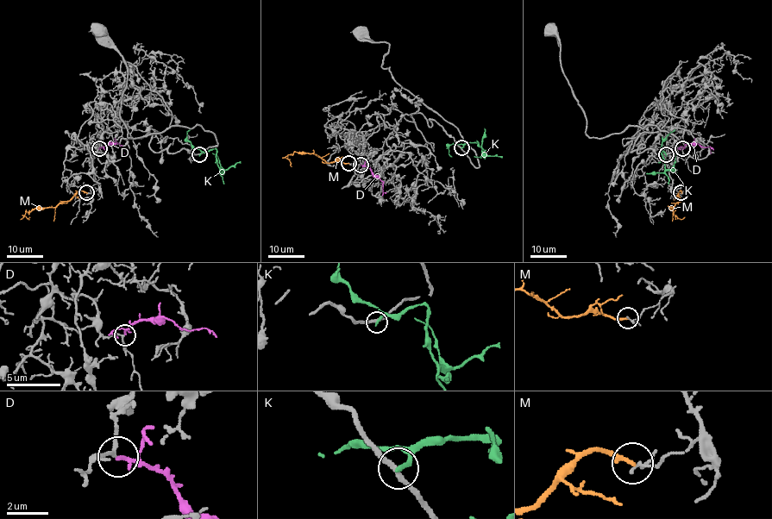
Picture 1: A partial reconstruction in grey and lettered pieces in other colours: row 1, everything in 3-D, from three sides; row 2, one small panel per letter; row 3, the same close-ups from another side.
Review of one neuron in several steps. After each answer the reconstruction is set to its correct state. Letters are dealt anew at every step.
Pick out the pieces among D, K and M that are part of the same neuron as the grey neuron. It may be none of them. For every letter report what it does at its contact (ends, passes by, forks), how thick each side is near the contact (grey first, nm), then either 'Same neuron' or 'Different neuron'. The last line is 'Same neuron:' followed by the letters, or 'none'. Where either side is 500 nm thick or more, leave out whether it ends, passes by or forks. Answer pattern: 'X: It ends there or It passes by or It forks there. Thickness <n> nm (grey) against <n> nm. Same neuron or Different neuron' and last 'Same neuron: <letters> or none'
D: It passes by. Thickness 160 nm (grey) against 140 nm. Same neuron
K: It ends there. Thickness 240 nm (grey) against 240 nm. Different neuron
M: It ends there. Thickness 120 nm (grey) against 200 nm. Different neuron
Same neuron: D

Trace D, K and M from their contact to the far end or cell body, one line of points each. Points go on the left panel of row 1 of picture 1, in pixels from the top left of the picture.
D: (99, 149), (119, 143), (124, 153)
K: (200, 154), (216, 149), (216, 163), (220, 170), (218, 159), (212, 153)
M: (86, 193), (78, 190), (69, 200), (54, 207), (36, 207), (23, 215), (28, 219), (30, 217)

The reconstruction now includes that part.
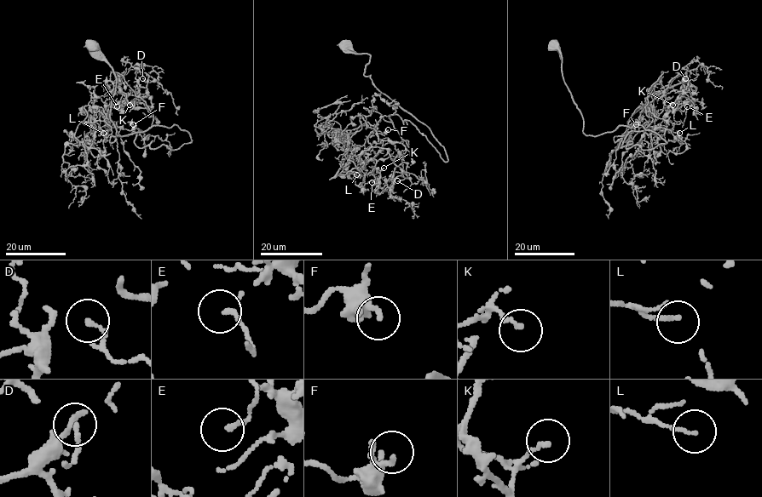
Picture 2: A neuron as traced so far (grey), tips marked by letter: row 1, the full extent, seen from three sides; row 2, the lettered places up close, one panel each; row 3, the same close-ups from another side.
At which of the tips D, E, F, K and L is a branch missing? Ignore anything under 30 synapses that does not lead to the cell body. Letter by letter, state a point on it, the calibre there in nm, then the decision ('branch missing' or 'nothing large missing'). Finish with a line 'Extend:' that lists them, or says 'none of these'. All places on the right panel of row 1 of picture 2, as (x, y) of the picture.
D: (685, 78) | 80 nm | nothing large missing
E: (687, 106) | 170 nm | nothing large missing
F: (636, 124) | 140 nm | nothing large missing
K: (672, 105) | 140 nm | nothing large missing
L: (679, 133) | 130 nm | nothing large missing
Extend: none of these

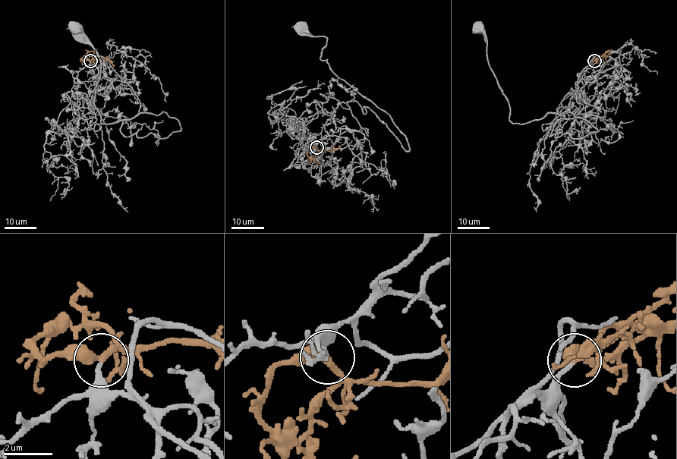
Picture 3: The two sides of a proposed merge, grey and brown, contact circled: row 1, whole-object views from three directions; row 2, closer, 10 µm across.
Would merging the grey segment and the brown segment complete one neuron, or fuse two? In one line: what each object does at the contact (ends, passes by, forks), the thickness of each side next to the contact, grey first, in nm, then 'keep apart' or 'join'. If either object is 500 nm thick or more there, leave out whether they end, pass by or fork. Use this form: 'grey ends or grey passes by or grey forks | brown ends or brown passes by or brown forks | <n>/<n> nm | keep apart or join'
grey ends | brown passes by | 160/320 nm | join

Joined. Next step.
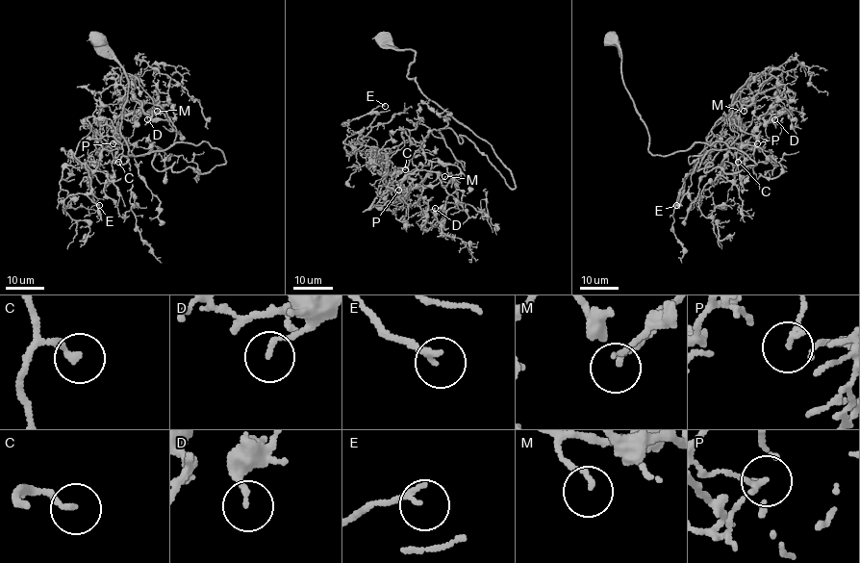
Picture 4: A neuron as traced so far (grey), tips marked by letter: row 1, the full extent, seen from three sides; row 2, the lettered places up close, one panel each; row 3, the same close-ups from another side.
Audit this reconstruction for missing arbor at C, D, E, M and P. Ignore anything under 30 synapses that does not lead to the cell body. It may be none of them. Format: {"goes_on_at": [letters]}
{"goes_on_at": ["E"]}

